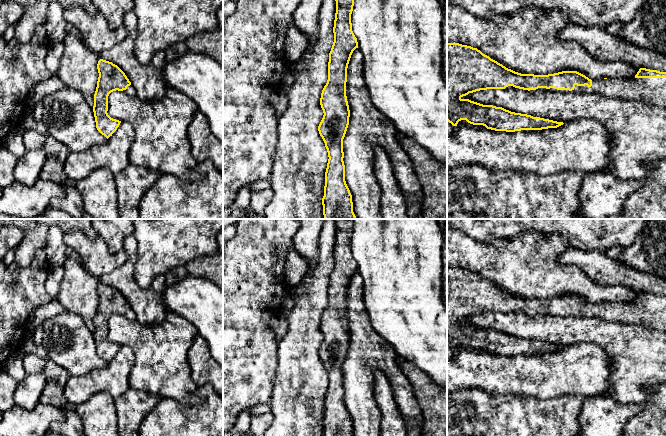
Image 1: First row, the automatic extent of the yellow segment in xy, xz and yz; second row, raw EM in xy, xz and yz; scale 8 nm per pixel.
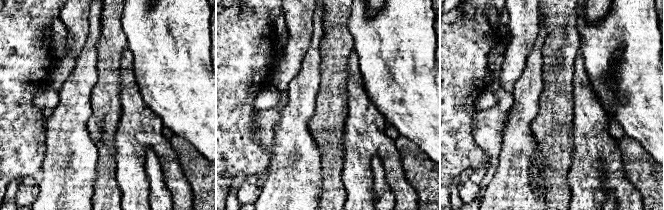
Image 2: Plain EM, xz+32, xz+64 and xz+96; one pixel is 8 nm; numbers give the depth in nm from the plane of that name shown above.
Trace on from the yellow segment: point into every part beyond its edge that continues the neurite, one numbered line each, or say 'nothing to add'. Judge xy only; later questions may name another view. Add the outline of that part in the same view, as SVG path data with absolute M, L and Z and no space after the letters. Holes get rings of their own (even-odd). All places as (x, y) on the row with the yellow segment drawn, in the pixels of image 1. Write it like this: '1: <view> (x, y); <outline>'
1: xy (130, 90); M132 85L128 86L127 89L123 90L122 92L132 97L136 96L136 90Z

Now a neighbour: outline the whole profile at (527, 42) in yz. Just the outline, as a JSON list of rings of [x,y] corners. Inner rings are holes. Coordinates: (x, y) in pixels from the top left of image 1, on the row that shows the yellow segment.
[[[447,3],[447,43],[477,48],[515,72],[548,75],[562,71],[577,71],[591,80],[635,78],[641,67],[633,67],[619,61],[595,59],[580,43],[560,39],[558,33],[567,25],[568,16],[558,10],[531,7],[510,15],[496,15],[491,19],[483,19],[463,7]]]

